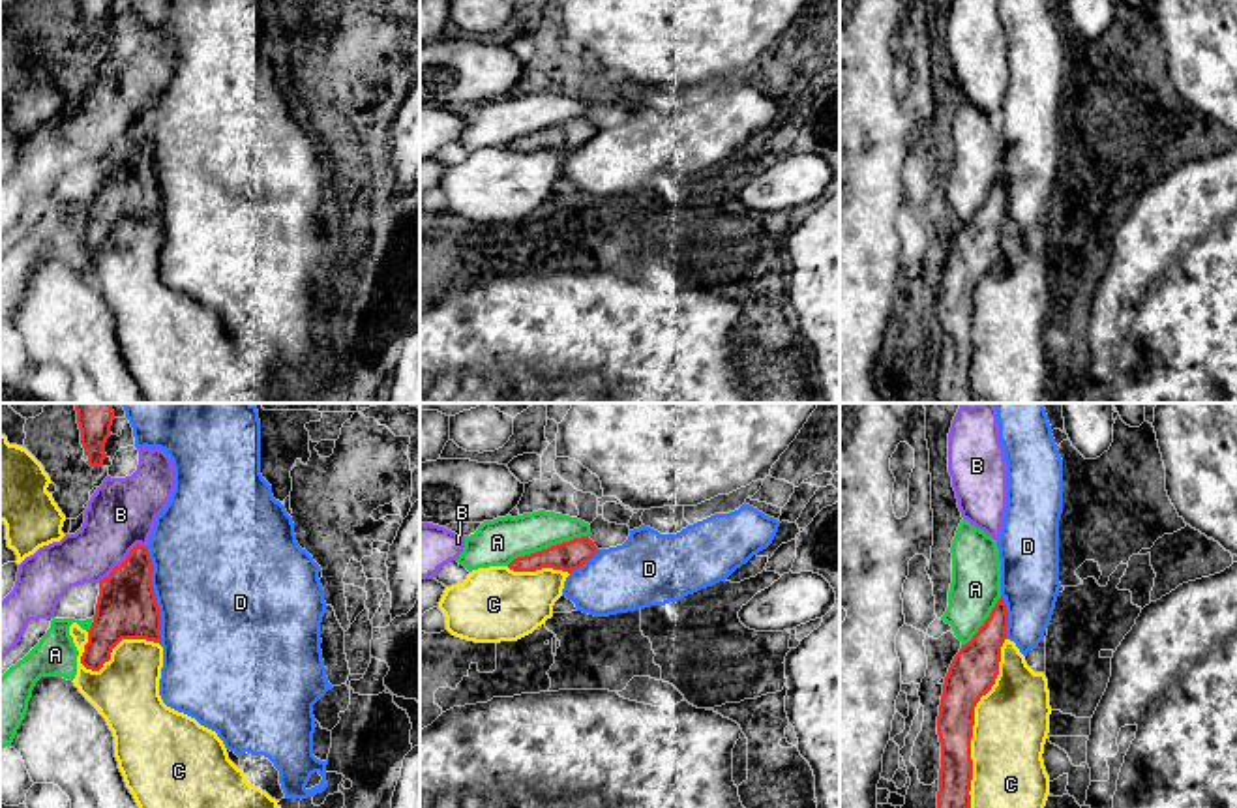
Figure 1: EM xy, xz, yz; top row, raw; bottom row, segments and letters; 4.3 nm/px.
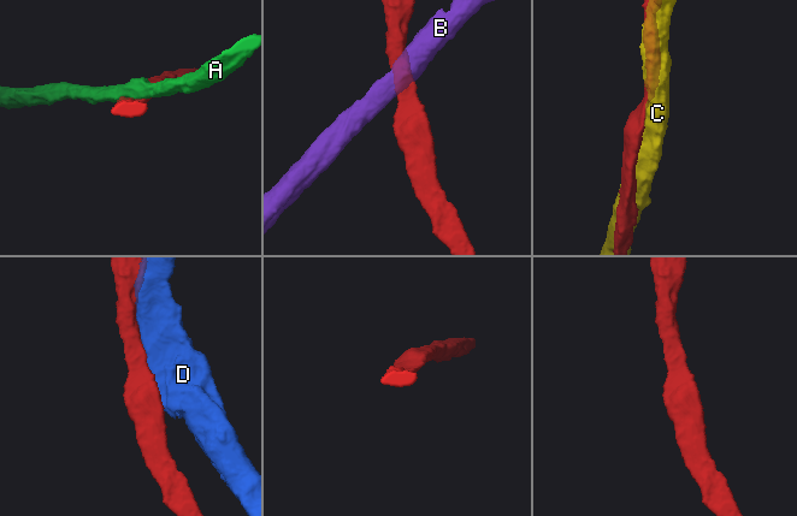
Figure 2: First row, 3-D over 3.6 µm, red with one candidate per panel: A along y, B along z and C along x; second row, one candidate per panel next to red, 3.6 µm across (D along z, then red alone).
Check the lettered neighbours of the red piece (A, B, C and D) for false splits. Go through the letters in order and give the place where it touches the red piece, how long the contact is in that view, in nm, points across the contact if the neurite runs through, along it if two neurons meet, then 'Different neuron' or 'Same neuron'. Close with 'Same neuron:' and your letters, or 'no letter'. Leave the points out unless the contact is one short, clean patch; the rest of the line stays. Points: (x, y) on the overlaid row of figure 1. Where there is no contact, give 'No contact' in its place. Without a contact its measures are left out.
A: Touches red at xz (548, 548). Shared border 380 nm. Different neuron
B: Touches red at xy (124, 561). Shared border 260 nm. Boundary: xy (145, 544), (137, 544), (98, 582). Different neuron
C: Touches red at yz (973, 722). Shared border 750 nm. Different neuron
D: Touches red at xy (154, 595). Shared border 440 nm. Same neuron
Same neuron: D

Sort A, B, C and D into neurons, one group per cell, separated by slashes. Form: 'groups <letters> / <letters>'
groups A B / C / D

